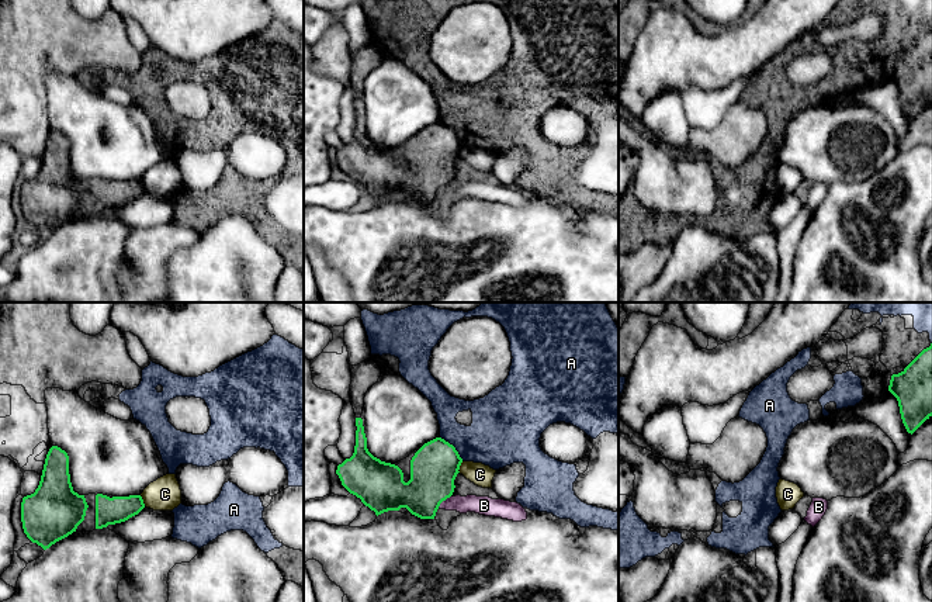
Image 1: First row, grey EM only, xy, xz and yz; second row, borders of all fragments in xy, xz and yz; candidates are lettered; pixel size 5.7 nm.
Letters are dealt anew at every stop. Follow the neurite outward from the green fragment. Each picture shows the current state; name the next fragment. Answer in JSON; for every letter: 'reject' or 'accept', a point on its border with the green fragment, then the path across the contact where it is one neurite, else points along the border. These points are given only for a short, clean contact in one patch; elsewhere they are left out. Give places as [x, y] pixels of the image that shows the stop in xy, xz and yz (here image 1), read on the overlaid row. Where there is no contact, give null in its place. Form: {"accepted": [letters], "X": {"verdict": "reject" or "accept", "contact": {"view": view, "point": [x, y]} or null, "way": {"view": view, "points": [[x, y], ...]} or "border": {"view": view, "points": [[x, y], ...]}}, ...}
{"accepted": [], "A": {"verdict": "reject", "contact": {"view": "xz", "point": [454, 447]}}, "B": {"verdict": "reject", "contact": {"view": "xz", "point": [443, 500]}, "border": {"view": "xz", "points": [[450, 495], [437, 508]]}}, "C": {"verdict": "reject", "contact": {"view": "xy", "point": [142, 501]}, "border": {"view": "xy", "points": [[139, 495], [145, 505]]}}}

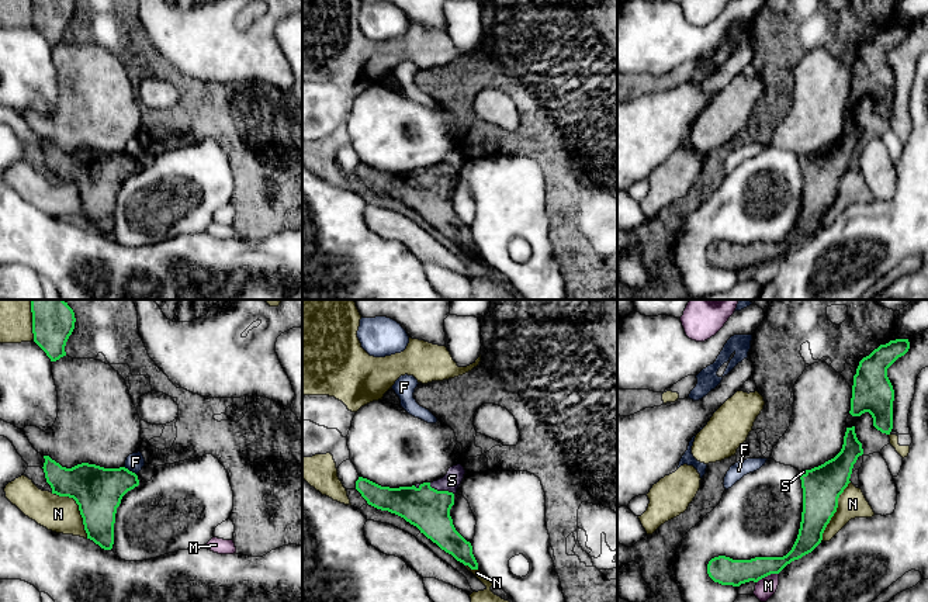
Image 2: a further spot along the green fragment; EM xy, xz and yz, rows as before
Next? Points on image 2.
{"accepted": ["S"], "F": {"verdict": "reject", "contact": {"view": "xy", "point": [128, 470]}}, "M": {"verdict": "reject", "contact": {"view": "yz", "point": [767, 575]}, "border": {"view": "yz", "points": [[778, 573], [771, 573], [757, 583]]}}, "N": {"verdict": "reject", "contact": {"view": "yz", "point": [835, 511]}}, "S": {"verdict": "accept", "contact": {"view": "xz", "point": [440, 491]}, "way": {"view": "xz", "points": [[426, 508], [440, 491], [452, 480]]}}}

